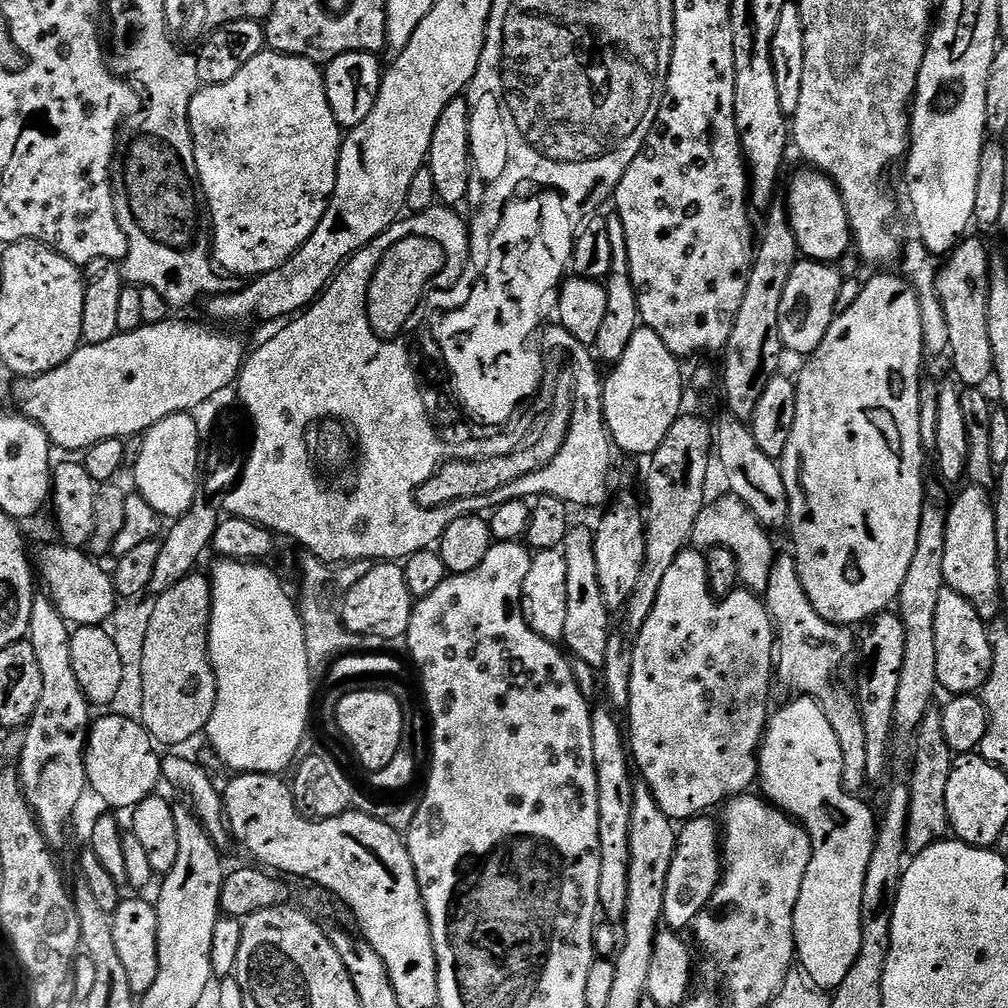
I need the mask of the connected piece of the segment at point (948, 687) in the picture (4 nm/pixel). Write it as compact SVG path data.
M947 586L938 594L938 610L934 613L934 638L938 646L937 685L952 696L976 694L991 674L992 652L986 621L970 606L962 594Z

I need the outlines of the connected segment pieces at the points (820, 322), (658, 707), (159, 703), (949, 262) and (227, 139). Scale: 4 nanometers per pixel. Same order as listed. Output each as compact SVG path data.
M801 258L796 261L790 274L790 282L786 282L786 290L782 293L782 310L778 310L780 342L787 351L789 348L797 352L800 358L811 356L814 350L818 350L818 346L822 346L826 330L830 330L832 321L837 317L835 303L840 287L846 280L836 268L839 267L828 262Z
M685 550L685 551L683 551L683 552L680 552L680 553L679 553L679 554L678 554L678 558L674 558L674 562L673 562L673 564L671 564L671 565L670 565L670 570L666 570L666 578L662 578L662 587L661 587L661 588L660 588L660 589L658 589L658 602L654 602L654 610L650 610L650 618L646 618L646 626L642 626L642 630L641 630L641 631L640 631L640 632L638 632L638 633L635 633L635 636L634 636L634 640L636 640L636 645L635 645L635 644L634 644L634 643L633 643L633 644L632 644L632 645L631 645L631 648L630 648L630 651L631 651L631 654L632 654L632 661L633 661L633 662L634 662L634 670L633 670L633 671L632 671L632 673L631 673L631 674L630 674L630 702L629 702L629 703L628 703L628 707L627 707L627 709L626 709L626 715L628 715L628 724L627 724L627 720L626 720L626 728L627 728L627 731L628 731L628 732L629 732L629 733L630 733L630 756L631 756L631 759L632 759L632 760L633 760L633 761L634 761L634 764L635 764L635 767L636 767L636 768L637 768L637 769L638 769L638 772L639 772L639 768L638 768L638 767L640 767L640 772L641 772L641 774L642 774L642 775L644 775L644 776L641 776L641 777L642 777L642 780L643 780L643 783L645 783L645 784L647 784L647 785L648 785L648 788L649 788L649 789L650 789L650 791L652 791L652 793L653 793L653 794L654 794L654 798L655 798L655 799L656 799L656 801L657 801L657 802L658 802L658 806L659 806L659 807L660 807L660 809L661 809L661 810L662 810L662 814L666 814L666 815L667 815L667 816L668 816L668 819L669 819L669 820L671 820L671 821L673 821L673 822L687 822L687 821L689 821L689 820L691 820L691 819L692 819L692 817L693 817L693 816L698 816L698 815L701 815L701 814L704 814L704 813L707 813L707 812L708 812L708 811L709 811L709 810L712 810L712 809L708 809L708 808L716 808L716 807L717 807L717 808L716 808L716 809L719 809L719 808L720 808L720 807L721 807L721 805L723 805L723 804L724 804L724 803L725 803L725 801L727 801L727 800L728 800L728 799L729 799L729 798L731 798L731 797L734 797L734 796L739 796L739 795L741 795L741 794L744 794L744 793L747 793L747 792L748 792L748 791L749 791L749 789L751 789L751 788L748 788L748 787L750 787L750 786L751 786L751 784L753 784L753 785L755 785L755 784L756 784L756 783L757 783L757 780L758 780L758 773L759 773L759 770L760 770L760 757L759 757L759 755L760 755L760 744L761 744L761 743L762 743L762 741L763 741L763 740L764 740L764 732L765 732L765 731L766 731L766 730L767 730L767 728L768 728L768 722L769 722L769 719L770 719L770 707L769 707L769 708L768 708L768 691L770 691L770 690L771 690L771 688L772 688L772 678L773 678L773 680L774 680L774 649L775 649L775 648L776 648L776 647L777 647L777 644L778 644L778 639L777 639L777 631L776 631L776 629L775 629L775 627L774 627L774 625L773 625L773 621L772 621L772 616L771 616L771 614L770 614L770 612L769 612L769 611L768 611L768 606L767 606L767 605L766 605L766 604L765 604L765 601L764 601L764 600L763 600L763 599L761 599L761 597L760 597L760 596L759 596L759 595L757 595L757 593L754 593L754 592L750 592L750 591L747 591L747 590L737 590L737 591L734 591L734 592L732 592L732 593L730 593L730 594L729 594L729 595L728 595L728 596L725 596L725 597L723 597L723 599L721 599L721 600L720 600L720 601L719 601L719 602L718 602L718 600L717 600L717 597L715 597L715 596L713 596L713 594L712 594L712 592L711 592L711 591L710 591L710 590L709 590L709 588L708 588L708 575L707 575L707 574L706 574L706 562L705 562L705 561L704 561L704 557L705 557L705 553L704 553L704 552L703 552L703 551L700 551L700 550Z
M190 575L182 582L178 582L178 586L174 586L170 590L163 592L162 595L155 597L154 614L151 615L149 630L146 633L146 644L143 647L141 664L143 689L141 721L144 729L149 732L153 740L160 746L164 746L164 744L184 744L187 740L194 739L199 732L201 735L207 729L210 718L214 714L214 706L216 705L216 675L212 669L212 659L208 657L208 627L212 617L212 585L207 575L200 575Z
M961 239L943 261L936 280L937 294L945 311L949 331L948 352L952 356L955 379L964 388L980 388L993 379L990 330L986 330L988 309L988 261L990 252L980 240Z
M265 50L260 52L230 82L221 84L206 84L200 86L190 102L189 126L192 128L194 142L194 162L196 176L200 179L200 191L206 201L207 211L210 213L210 231L212 233L212 247L214 260L225 273L233 272L236 276L255 278L282 266L301 246L308 241L310 234L318 226L318 222L326 214L328 204L336 189L336 175L340 161L340 146L342 143L342 129L334 118L334 110L330 110L330 98L326 98L324 73L318 67L317 61L307 60L301 56L287 56L284 52Z

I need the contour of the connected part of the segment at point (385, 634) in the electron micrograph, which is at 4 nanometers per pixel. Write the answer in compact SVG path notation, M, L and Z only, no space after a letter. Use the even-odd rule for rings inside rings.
M380 562L368 573L357 579L356 585L350 591L351 595L342 606L344 627L357 637L377 636L380 640L396 640L405 635L410 626L410 618L414 607L414 598L406 586L404 569L396 562Z

